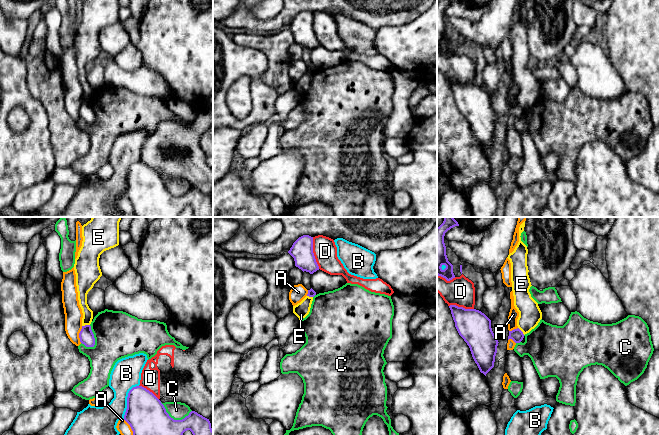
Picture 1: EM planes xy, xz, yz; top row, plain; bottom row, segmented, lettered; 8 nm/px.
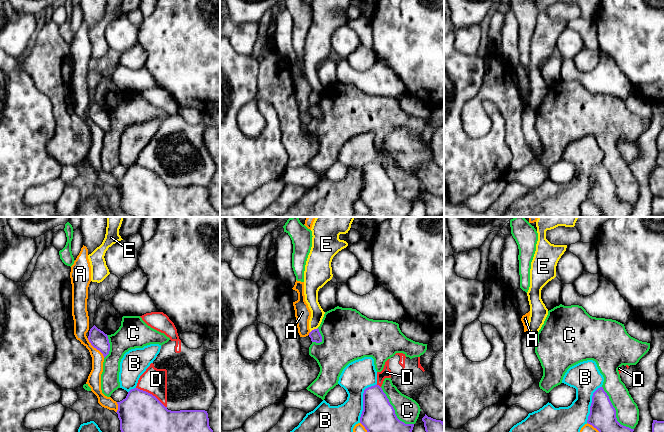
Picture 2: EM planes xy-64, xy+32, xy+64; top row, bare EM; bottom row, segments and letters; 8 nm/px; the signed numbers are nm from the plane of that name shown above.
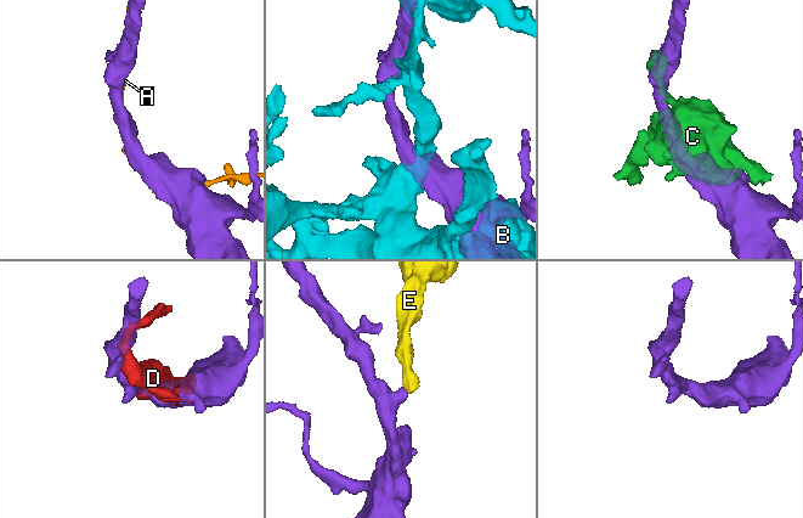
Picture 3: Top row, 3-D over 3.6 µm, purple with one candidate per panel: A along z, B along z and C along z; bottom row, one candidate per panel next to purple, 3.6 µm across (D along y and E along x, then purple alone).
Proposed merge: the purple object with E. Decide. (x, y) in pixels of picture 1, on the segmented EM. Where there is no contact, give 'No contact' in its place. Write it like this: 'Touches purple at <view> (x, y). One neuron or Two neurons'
Touches purple at xy (85, 325). Two neurons

